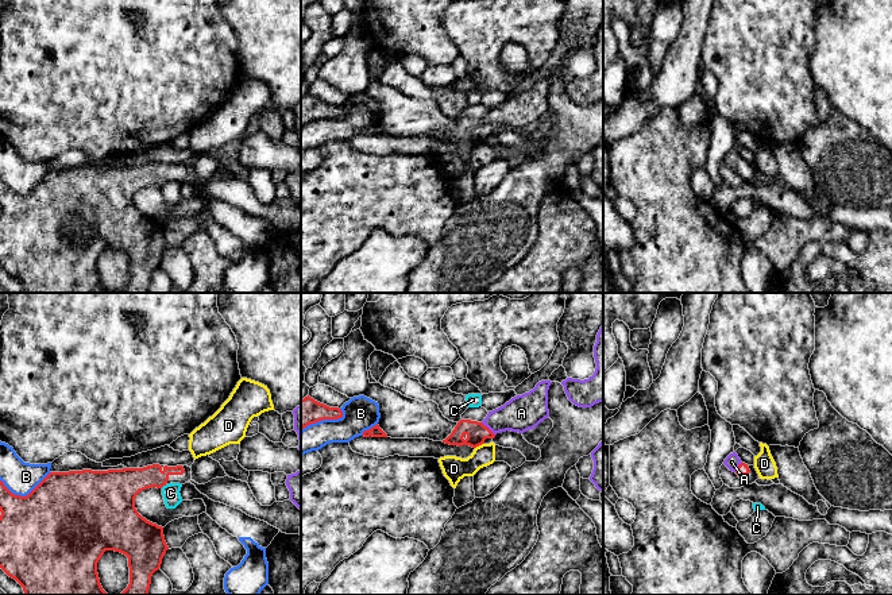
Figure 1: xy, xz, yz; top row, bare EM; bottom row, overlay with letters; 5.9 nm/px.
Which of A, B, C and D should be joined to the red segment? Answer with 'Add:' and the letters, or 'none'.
Add: A

